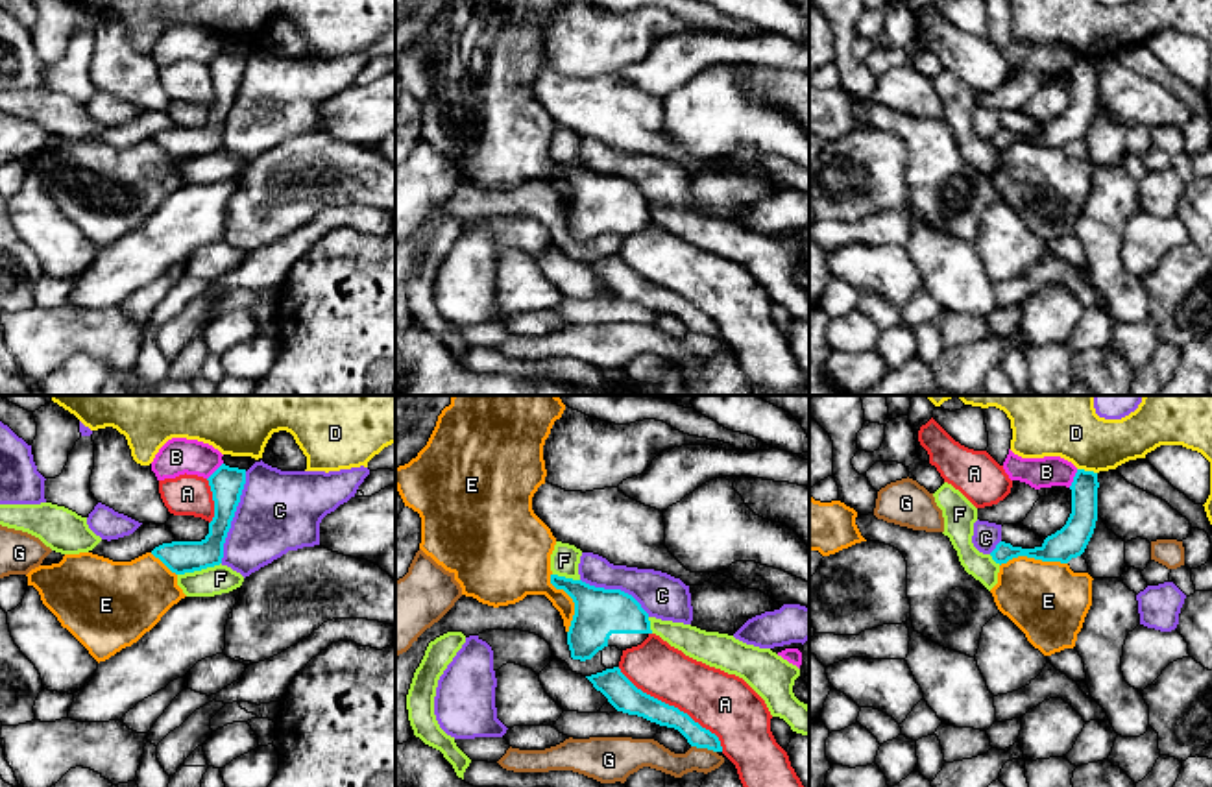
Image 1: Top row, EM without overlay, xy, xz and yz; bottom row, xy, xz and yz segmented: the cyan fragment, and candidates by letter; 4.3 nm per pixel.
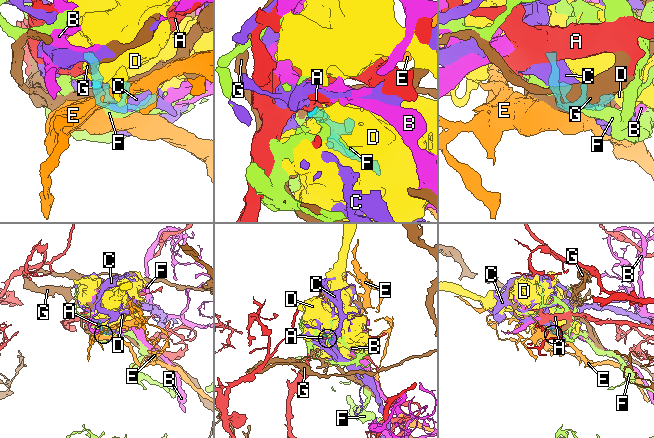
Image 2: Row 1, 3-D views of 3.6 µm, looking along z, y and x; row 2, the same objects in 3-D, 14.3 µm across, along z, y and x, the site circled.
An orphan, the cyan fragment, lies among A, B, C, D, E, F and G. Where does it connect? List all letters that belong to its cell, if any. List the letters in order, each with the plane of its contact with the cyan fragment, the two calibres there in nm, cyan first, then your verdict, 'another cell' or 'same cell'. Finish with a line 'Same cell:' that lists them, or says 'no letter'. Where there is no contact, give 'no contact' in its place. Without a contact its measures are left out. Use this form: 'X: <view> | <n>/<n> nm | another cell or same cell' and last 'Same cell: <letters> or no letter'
A: xz | 140/260 nm | another cell
B: yz | 140/130 nm | another cell
C: xy | 150/360 nm | another cell
D: yz | 130/240 nm | another cell
E: yz | 140/340 nm | another cell
F: xy | 140/130 nm | another cell
G: xz | 100/130 nm | another cell
Same cell: no letter

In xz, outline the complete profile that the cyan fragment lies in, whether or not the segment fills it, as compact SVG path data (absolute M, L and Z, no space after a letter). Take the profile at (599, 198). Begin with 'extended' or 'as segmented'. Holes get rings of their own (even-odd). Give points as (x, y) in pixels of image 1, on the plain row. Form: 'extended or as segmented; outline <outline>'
extended; outline M551 161L551 170L564 176L575 188L567 218L573 246L591 246L604 233L626 236L652 220L648 200L621 176L595 174L558 161Z

